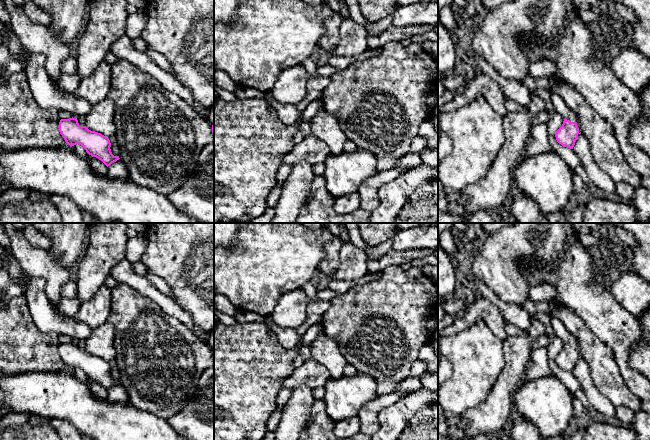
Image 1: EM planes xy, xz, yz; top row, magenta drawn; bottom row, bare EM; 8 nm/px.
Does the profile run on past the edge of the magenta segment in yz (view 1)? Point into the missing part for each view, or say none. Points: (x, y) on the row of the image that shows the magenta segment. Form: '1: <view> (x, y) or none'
1: yz (558, 103)

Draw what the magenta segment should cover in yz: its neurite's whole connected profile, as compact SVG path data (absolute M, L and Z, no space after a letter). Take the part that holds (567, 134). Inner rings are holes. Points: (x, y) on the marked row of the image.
M552 91L551 101L554 110L564 119L562 126L555 133L556 140L562 146L573 149L579 134L579 128L576 123L577 117L564 100Z

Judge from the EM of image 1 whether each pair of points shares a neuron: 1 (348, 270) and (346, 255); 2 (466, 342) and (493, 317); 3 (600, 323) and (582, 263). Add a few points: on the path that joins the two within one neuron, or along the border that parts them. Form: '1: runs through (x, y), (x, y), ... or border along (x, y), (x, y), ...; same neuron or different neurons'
1: runs through (348, 266), (348, 259); same neuron
2: border along (462, 329), (478, 320), (482, 320), (501, 340); different neurons
3: runs through (598, 308), (581, 286), (581, 278); same neuron

